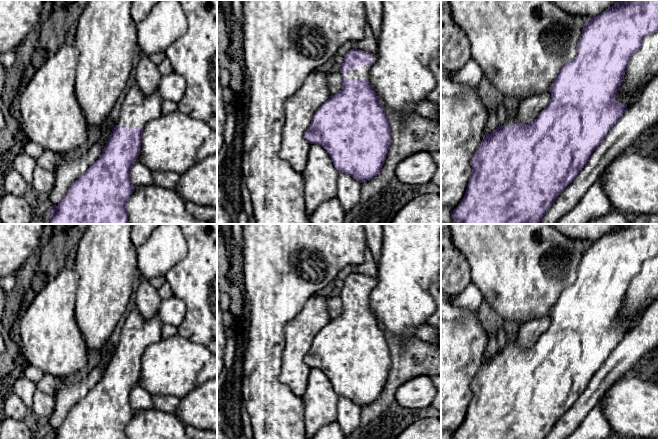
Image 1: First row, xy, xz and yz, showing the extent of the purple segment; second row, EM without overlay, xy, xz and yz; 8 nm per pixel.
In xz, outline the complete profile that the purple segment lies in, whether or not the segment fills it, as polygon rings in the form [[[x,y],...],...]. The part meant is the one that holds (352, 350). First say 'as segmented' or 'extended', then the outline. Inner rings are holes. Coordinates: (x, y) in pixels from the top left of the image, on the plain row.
extended; [[[356,271],[346,277],[340,294],[342,313],[335,319],[331,319],[318,332],[314,337],[310,352],[304,358],[304,362],[311,368],[306,391],[301,397],[305,405],[304,419],[307,439],[311,439],[326,424],[337,421],[339,397],[345,397],[359,407],[363,407],[377,400],[385,387],[391,370],[391,364],[389,363],[391,353],[385,338],[385,331],[381,328],[369,307],[371,291],[377,284],[377,276],[366,277]]]

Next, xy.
extended; [[[136,307],[128,314],[120,340],[100,381],[69,411],[51,439],[127,439],[126,427],[134,416],[129,397],[139,382],[144,351],[162,339],[158,314],[145,319]]]

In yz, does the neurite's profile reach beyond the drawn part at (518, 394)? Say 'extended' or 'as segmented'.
extended

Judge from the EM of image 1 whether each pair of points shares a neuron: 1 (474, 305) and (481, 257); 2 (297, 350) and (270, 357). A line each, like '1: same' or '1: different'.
1: different
2: different

